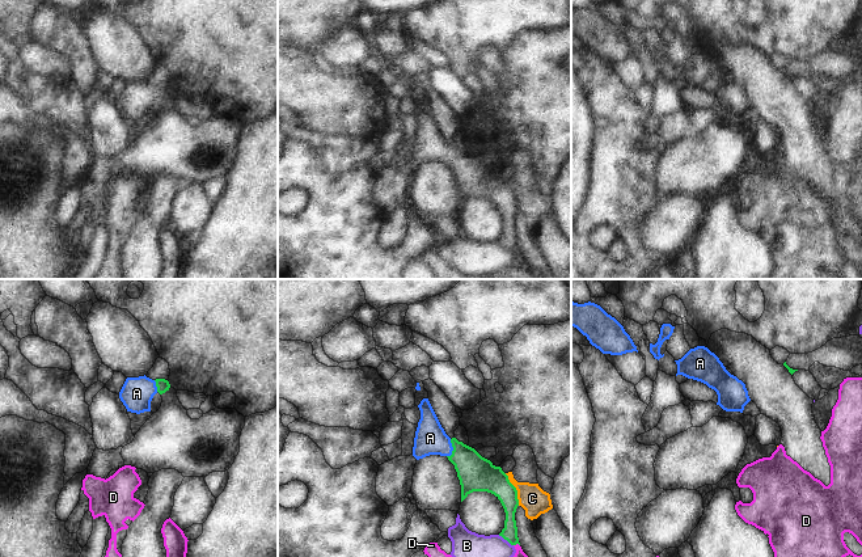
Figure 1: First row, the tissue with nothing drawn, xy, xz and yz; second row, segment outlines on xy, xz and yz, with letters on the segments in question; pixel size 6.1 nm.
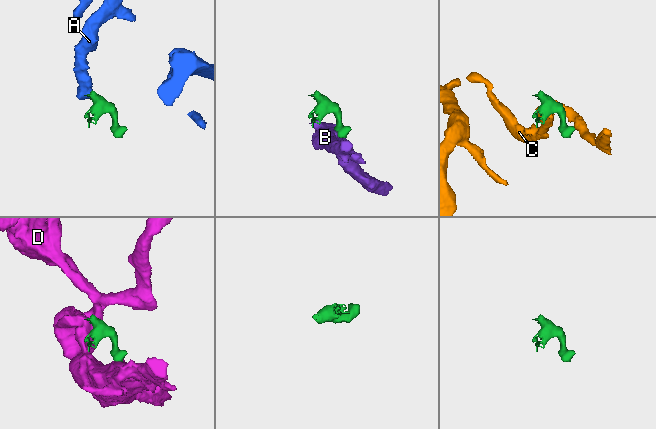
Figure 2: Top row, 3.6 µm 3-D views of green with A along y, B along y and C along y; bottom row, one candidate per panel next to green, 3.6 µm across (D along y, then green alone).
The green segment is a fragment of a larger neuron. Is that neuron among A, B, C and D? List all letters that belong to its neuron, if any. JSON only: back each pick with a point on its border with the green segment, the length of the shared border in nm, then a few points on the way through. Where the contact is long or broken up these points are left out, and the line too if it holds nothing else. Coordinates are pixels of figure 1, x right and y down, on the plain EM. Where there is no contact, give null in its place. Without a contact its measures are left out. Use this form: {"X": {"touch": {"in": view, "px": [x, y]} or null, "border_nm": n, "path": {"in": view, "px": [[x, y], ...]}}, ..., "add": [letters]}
{"A": {"touch": {"in": "xz", "px": [453, 155]}, "border_nm": 110, "path": {"in": "xz", "px": [[476, 180], [453, 155], [446, 153], [430, 144]]}}, "add": ["A"]}

